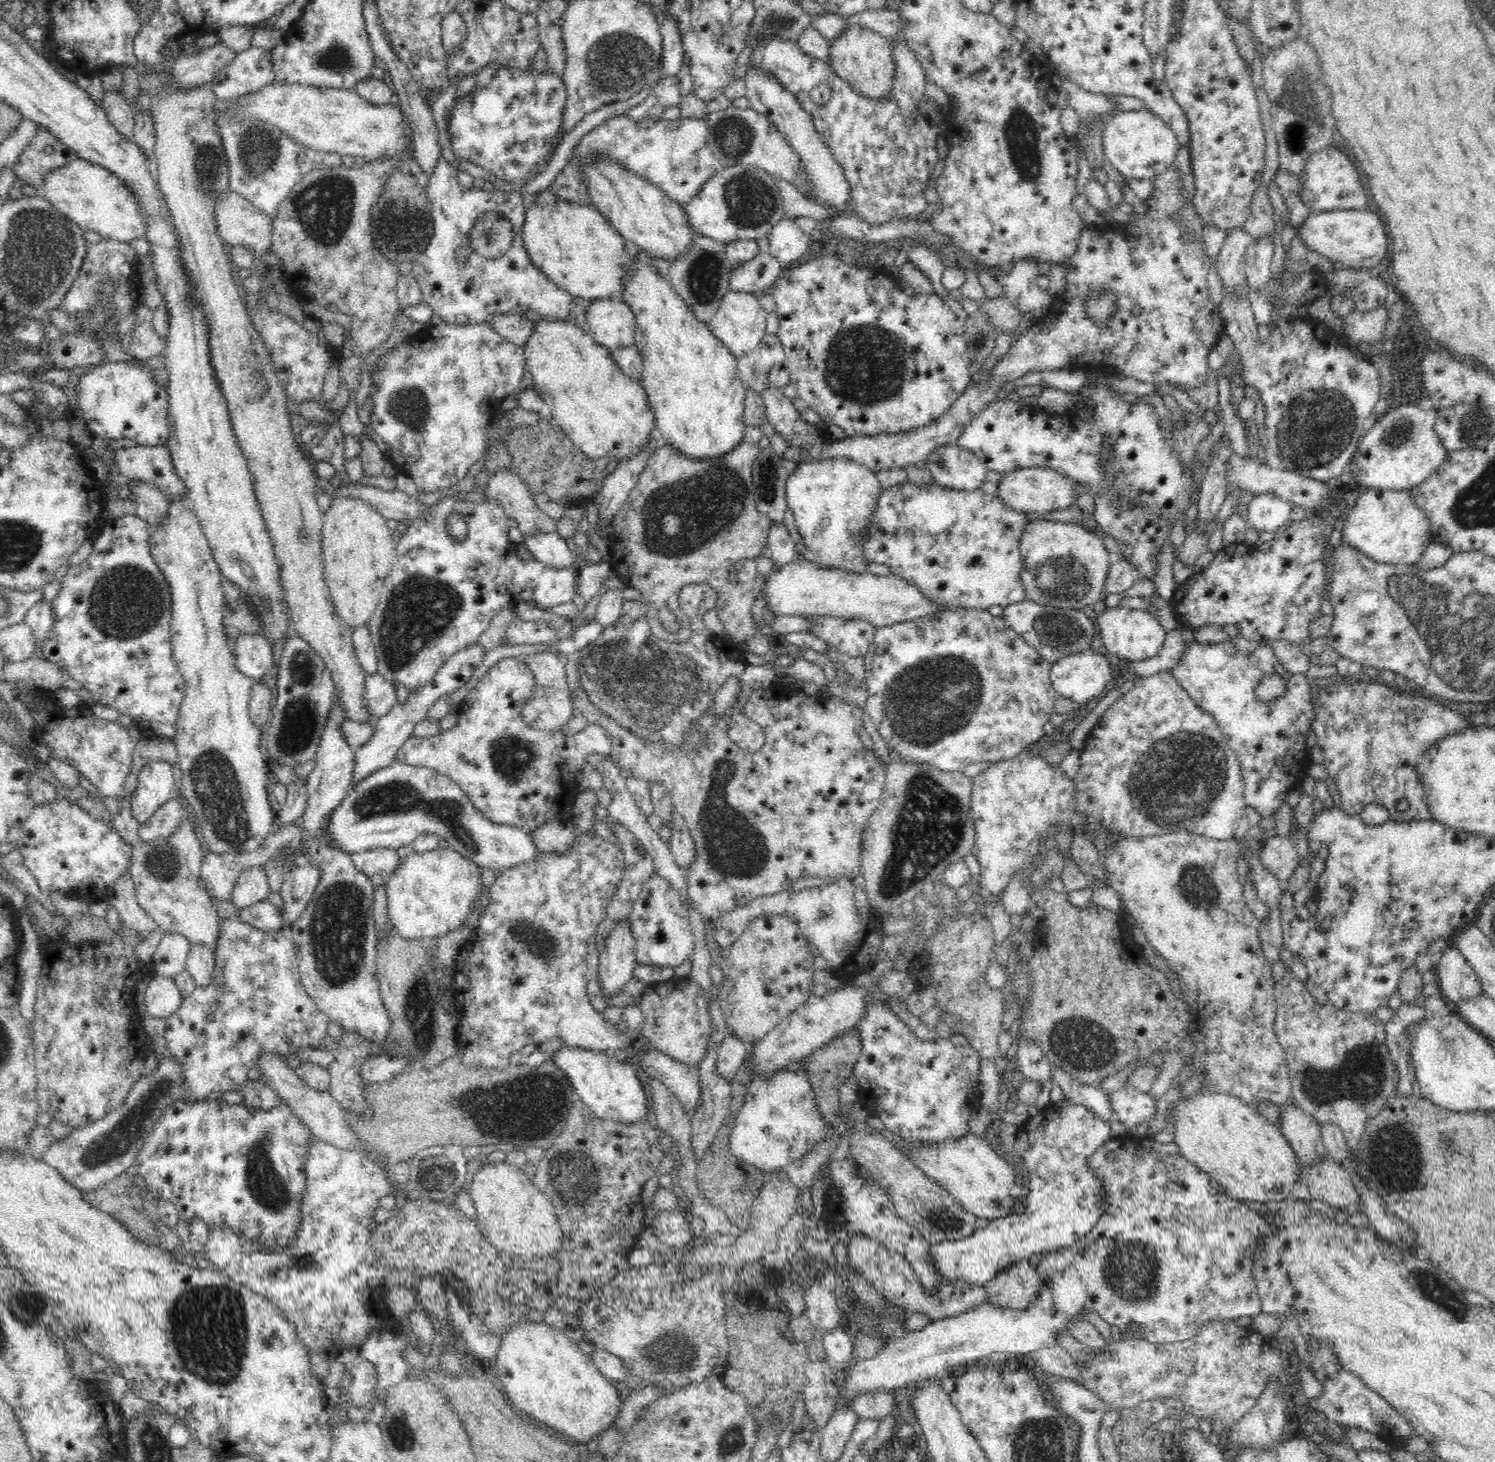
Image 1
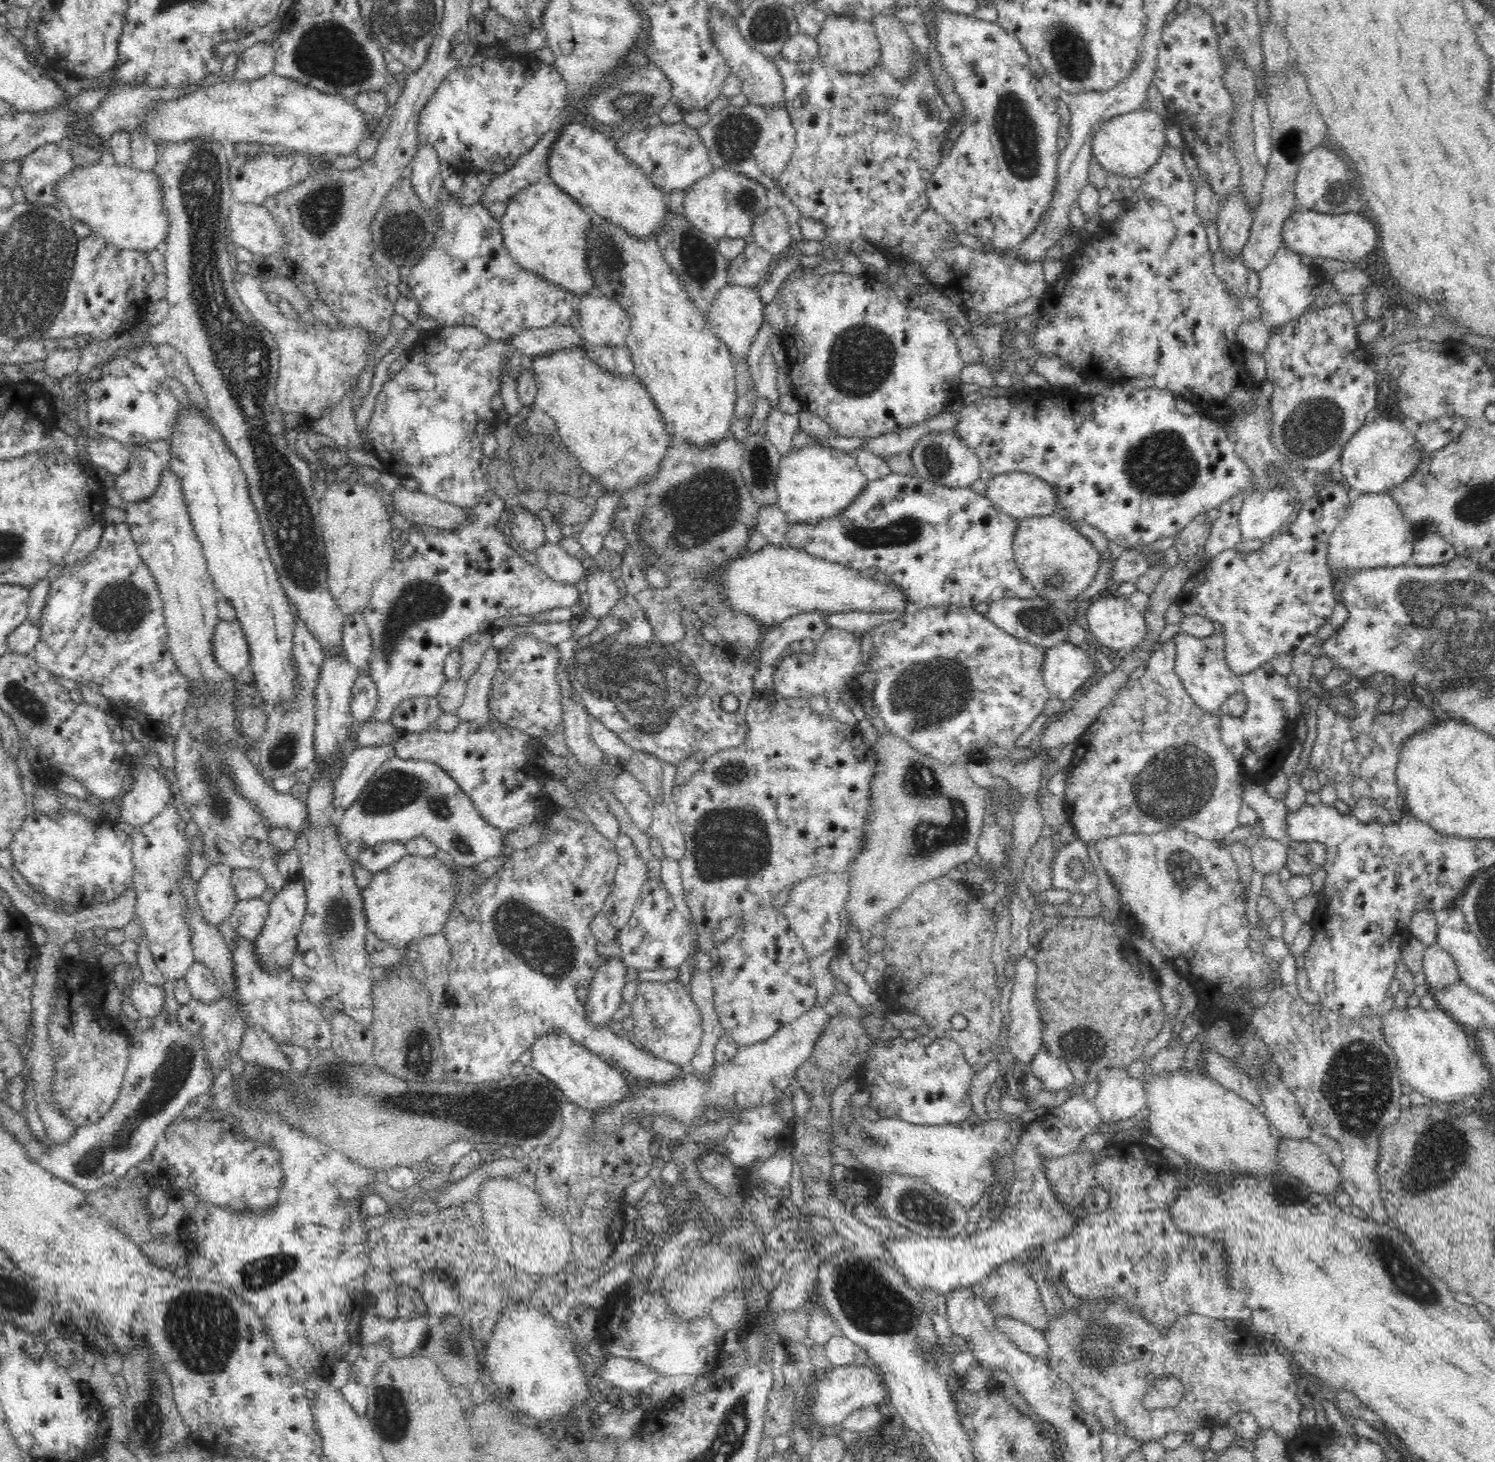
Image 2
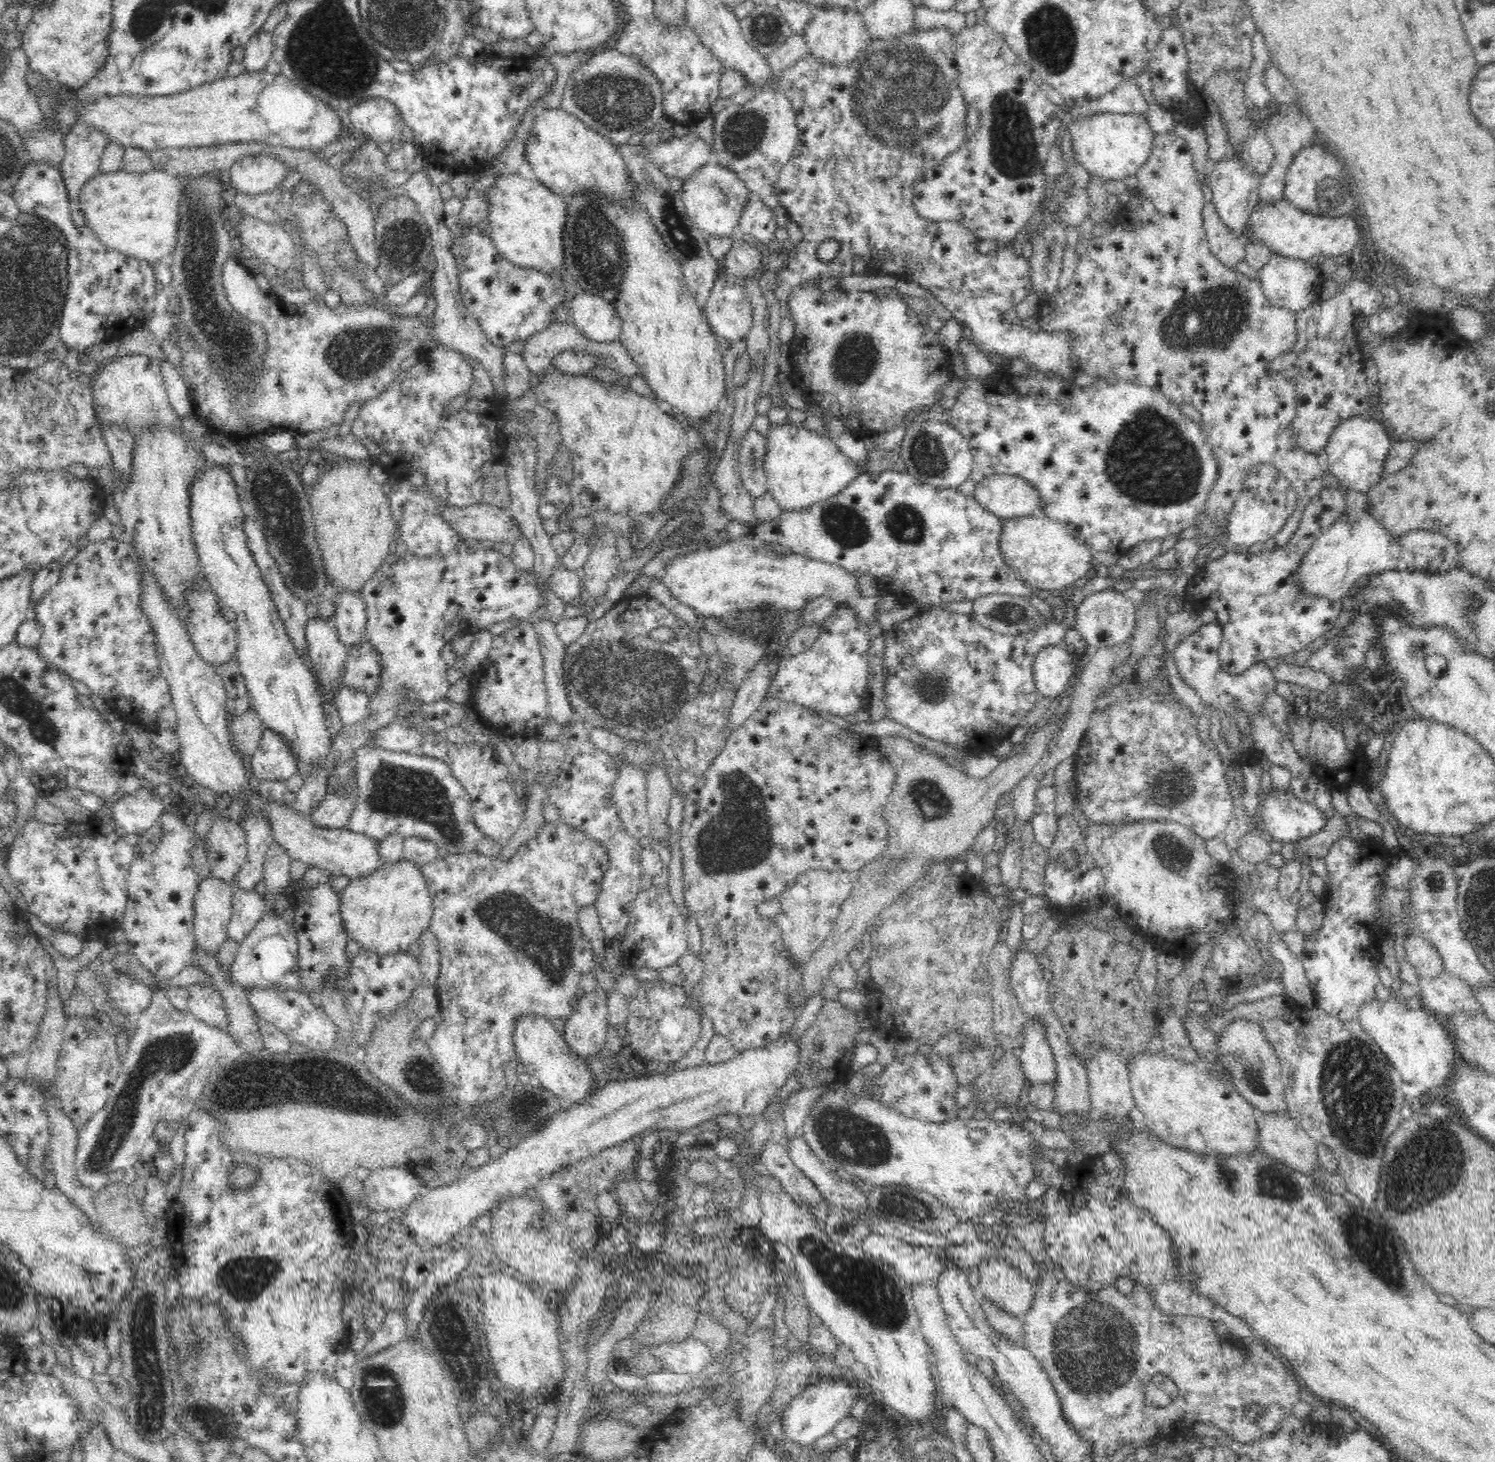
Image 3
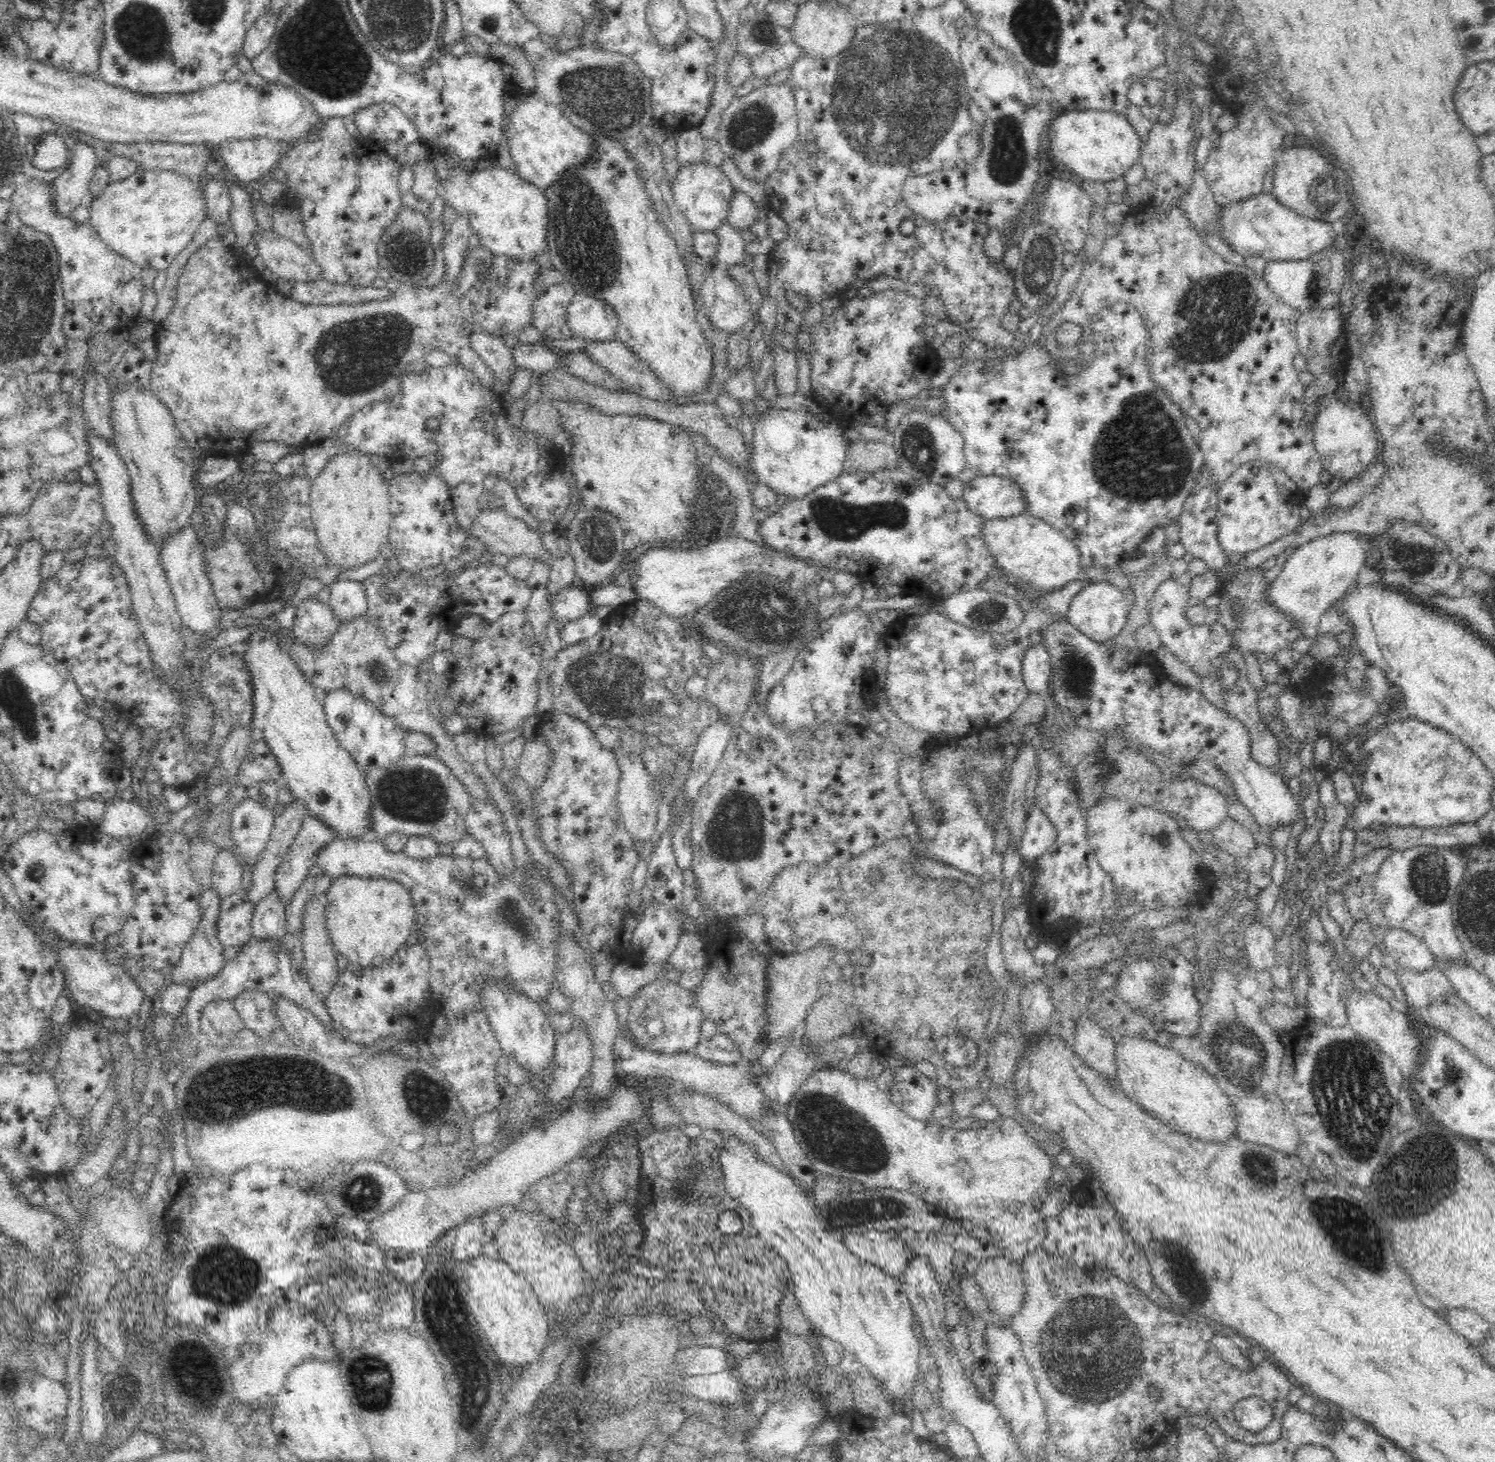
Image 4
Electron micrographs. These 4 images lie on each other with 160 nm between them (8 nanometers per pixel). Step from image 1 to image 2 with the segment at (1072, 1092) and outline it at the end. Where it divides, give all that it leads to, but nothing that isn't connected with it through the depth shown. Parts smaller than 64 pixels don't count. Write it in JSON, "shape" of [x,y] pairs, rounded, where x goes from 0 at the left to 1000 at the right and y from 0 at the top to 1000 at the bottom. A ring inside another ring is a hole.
{"shape":[[[698,713],[686,732],[690,733],[690,735],[696,739],[697,744],[704,748],[712,744],[716,746],[720,743],[713,726],[704,722]]]}

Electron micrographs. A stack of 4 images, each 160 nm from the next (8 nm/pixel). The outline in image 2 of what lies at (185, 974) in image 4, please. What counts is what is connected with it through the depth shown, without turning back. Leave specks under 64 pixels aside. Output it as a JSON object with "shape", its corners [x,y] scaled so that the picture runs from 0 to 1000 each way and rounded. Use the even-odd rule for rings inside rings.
{"shape":[[[141,591],[136,599],[132,603],[131,615],[132,615],[132,620],[134,620],[134,623],[135,623],[136,630],[142,632],[142,634],[146,635],[151,629],[154,629],[158,618],[160,617],[155,603],[156,595],[157,594],[154,594],[152,591]]]}

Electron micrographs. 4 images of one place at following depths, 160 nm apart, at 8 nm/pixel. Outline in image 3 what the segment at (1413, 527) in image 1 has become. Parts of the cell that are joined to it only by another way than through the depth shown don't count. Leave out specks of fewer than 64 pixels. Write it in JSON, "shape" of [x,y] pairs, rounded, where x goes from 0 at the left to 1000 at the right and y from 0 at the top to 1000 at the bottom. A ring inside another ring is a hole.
{"shape":[[[900,335],[901,349],[898,356],[888,361],[876,375],[875,380],[871,382],[868,389],[868,400],[873,406],[883,408],[888,410],[896,410],[906,404],[906,399],[912,395],[916,395],[923,391],[932,390],[938,382],[938,373],[936,367],[928,364],[921,356],[916,352],[916,343],[914,338]]]}

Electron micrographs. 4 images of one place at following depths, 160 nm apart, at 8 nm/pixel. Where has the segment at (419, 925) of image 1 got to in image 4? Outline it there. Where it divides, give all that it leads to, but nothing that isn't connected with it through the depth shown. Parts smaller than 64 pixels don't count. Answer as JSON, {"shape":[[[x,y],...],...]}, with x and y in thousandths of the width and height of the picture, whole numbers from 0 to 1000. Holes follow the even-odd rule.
{"shape":[[[229,598],[221,601],[221,604],[215,613],[217,617],[218,635],[223,646],[223,652],[229,653],[233,659],[239,661],[252,661],[272,646],[274,636],[278,632],[278,618],[274,609],[269,605],[258,601],[246,601]]]}

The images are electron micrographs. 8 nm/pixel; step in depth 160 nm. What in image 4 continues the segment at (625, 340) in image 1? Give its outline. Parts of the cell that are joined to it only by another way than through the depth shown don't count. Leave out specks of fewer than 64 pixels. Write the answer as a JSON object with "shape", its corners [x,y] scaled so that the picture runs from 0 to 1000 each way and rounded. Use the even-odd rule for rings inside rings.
{"shape":[[[385,200],[379,209],[380,222],[387,233],[408,233],[412,231],[414,219],[405,206]]]}

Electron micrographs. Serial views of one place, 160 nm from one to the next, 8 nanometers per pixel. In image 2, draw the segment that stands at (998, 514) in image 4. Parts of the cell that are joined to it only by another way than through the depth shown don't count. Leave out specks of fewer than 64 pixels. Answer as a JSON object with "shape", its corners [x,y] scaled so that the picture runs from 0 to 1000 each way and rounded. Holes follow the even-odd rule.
{"shape":[[[685,323],[665,325],[660,333],[659,339],[665,347],[682,356],[704,352],[708,345],[702,332],[694,326]]]}

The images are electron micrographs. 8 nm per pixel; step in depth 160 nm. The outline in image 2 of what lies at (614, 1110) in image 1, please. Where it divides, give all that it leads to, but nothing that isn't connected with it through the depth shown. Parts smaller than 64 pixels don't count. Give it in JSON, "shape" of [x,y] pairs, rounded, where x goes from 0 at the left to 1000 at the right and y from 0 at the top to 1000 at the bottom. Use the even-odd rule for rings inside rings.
{"shape":[[[379,707],[361,709],[356,716],[355,729],[357,733],[363,735],[369,739],[379,750],[379,753],[391,757],[395,761],[414,754],[420,748],[423,739],[419,733],[408,730],[403,723],[395,720],[391,716],[383,712]]]}

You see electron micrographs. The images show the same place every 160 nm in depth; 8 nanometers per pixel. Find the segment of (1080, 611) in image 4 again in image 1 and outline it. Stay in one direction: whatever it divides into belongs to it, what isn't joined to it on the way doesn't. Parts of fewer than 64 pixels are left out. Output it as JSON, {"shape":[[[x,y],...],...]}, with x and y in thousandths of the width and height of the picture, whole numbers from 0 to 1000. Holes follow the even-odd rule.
{"shape":[[[740,415],[734,420],[734,424],[737,439],[743,450],[747,449],[757,453],[769,450],[777,443],[780,432],[772,421],[764,417],[753,415]]]}

